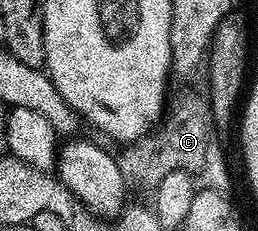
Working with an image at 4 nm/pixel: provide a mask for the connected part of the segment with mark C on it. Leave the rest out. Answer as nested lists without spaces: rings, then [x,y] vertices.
[[[187,93],[183,101],[175,105],[175,114],[166,118],[167,126],[163,130],[152,132],[142,141],[133,141],[118,150],[115,162],[121,167],[121,175],[128,186],[135,183],[154,187],[173,171],[183,169],[198,179],[208,189],[226,190],[231,181],[231,173],[227,170],[227,157],[223,154],[223,145],[219,142],[220,130],[215,127],[211,98],[199,93]]]

